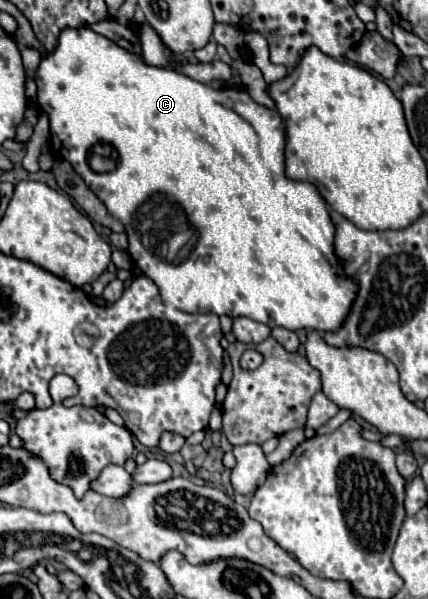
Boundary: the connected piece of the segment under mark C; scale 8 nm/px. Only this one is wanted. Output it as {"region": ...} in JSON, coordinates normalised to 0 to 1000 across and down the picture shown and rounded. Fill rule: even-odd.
{"region":[[[147,47],[133,63],[133,77],[124,87],[96,93],[96,104],[82,117],[82,140],[86,140],[86,174],[114,194],[114,250],[119,257],[133,254],[138,264],[166,270],[175,287],[203,304],[203,311],[222,321],[222,327],[250,344],[255,357],[278,364],[292,377],[301,394],[301,424],[315,444],[343,457],[376,487],[386,508],[409,511],[428,521],[498,521],[498,524],[530,524],[540,531],[577,528],[600,538],[629,544],[661,544],[671,551],[783,551],[792,538],[801,538],[801,524],[811,524],[811,511],[820,511],[820,477],[783,457],[783,424],[773,424],[773,391],[778,374],[769,364],[764,341],[755,337],[741,314],[722,304],[694,304],[666,297],[666,217],[657,207],[657,194],[643,184],[624,184],[582,164],[572,150],[498,150],[488,140],[470,140],[414,117],[400,114],[367,114],[334,104],[334,97],[297,80],[283,80],[264,67],[217,53],[213,47]],[[217,244],[264,244],[273,250],[269,280],[255,287],[222,287],[208,277],[208,254]]]}

